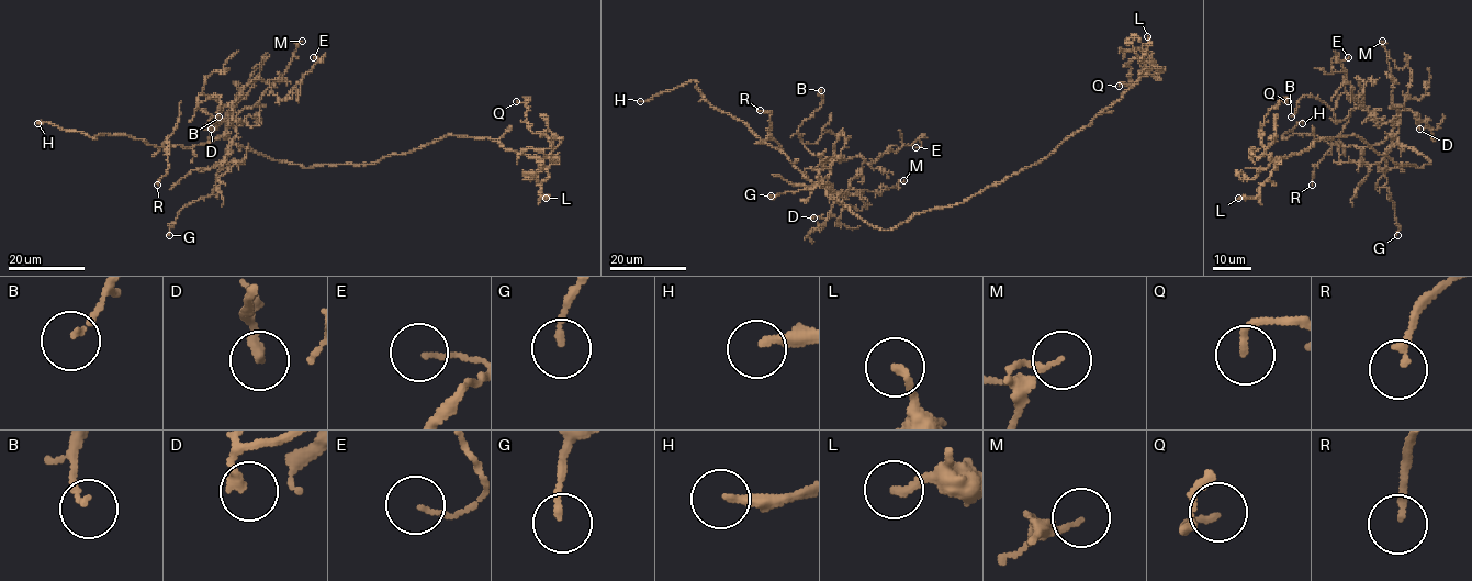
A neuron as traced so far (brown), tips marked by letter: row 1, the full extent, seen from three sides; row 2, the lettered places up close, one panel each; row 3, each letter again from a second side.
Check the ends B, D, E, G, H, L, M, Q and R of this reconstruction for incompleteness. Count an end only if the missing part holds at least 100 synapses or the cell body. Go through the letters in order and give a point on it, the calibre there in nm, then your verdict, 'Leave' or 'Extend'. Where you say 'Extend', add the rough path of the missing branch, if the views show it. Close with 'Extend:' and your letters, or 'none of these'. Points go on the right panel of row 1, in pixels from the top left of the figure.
B: Place: (1291, 116). Thickness 150 nm. Leave
D: Place: (1419, 129). Thickness 240 nm. Leave
E: Place: (1348, 57). Thickness 100 nm. Leave
G: Place: (1397, 235). Thickness 160 nm. Leave
H: Place: (1302, 123). Thickness 240 nm. Extend. Course of what is missing: (1302, 123), (1310, 124), (1317, 112)
L: Place: (1238, 198). Thickness 200 nm. Leave
M: Place: (1382, 41). Thickness 120 nm. Leave
Q: Place: (1288, 101). Thickness 180 nm. Leave
R: Place: (1312, 185). Thickness 160 nm. Leave
Extend: H

